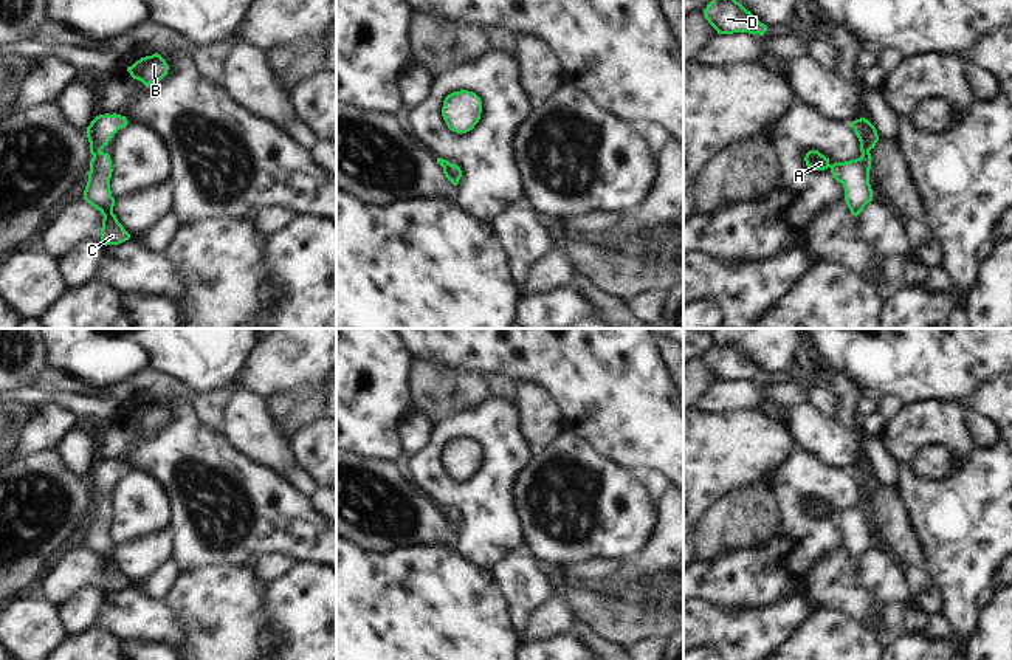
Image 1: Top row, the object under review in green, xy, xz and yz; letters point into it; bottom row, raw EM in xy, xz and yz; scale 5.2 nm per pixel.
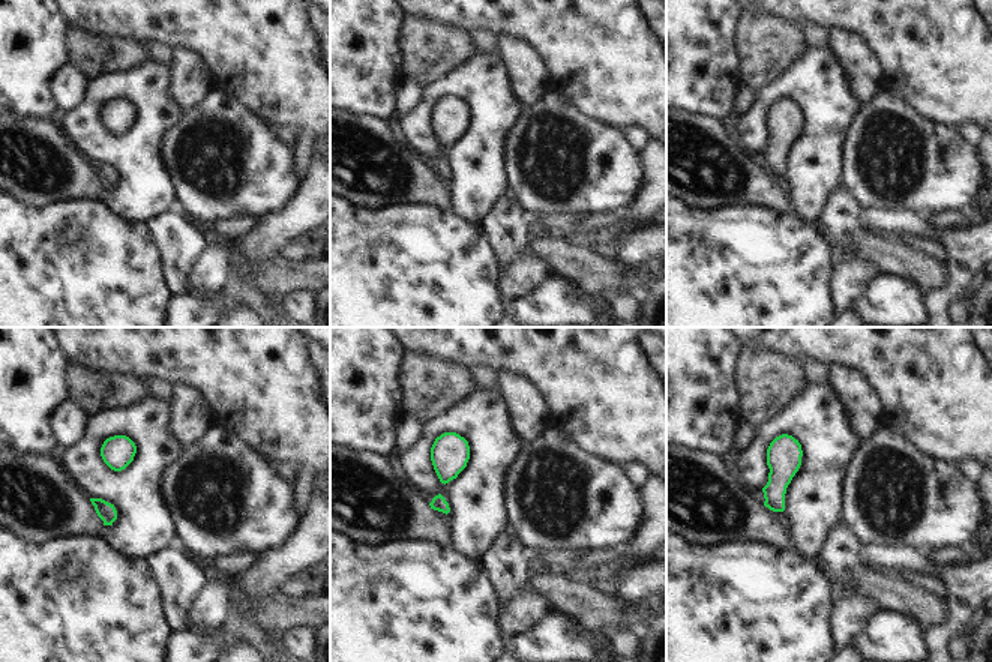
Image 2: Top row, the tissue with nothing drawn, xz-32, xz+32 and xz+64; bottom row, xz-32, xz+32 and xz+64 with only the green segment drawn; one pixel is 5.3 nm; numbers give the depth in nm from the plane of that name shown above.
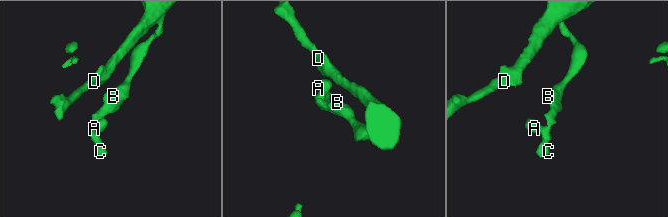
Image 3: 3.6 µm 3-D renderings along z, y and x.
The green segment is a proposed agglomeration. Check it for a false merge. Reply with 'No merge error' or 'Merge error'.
No merge error.

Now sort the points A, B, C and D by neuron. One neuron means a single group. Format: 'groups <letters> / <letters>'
groups A B C D

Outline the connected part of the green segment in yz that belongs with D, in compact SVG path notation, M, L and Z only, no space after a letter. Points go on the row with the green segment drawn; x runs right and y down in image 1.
M711 0L702 11L718 34L749 33L764 36L767 29L736 0Z

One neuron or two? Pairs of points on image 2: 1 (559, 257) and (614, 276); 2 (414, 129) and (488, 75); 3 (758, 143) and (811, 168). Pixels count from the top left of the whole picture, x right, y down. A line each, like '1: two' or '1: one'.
1: one
2: one
3: one

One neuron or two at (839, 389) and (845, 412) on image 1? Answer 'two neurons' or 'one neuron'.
one neuron

